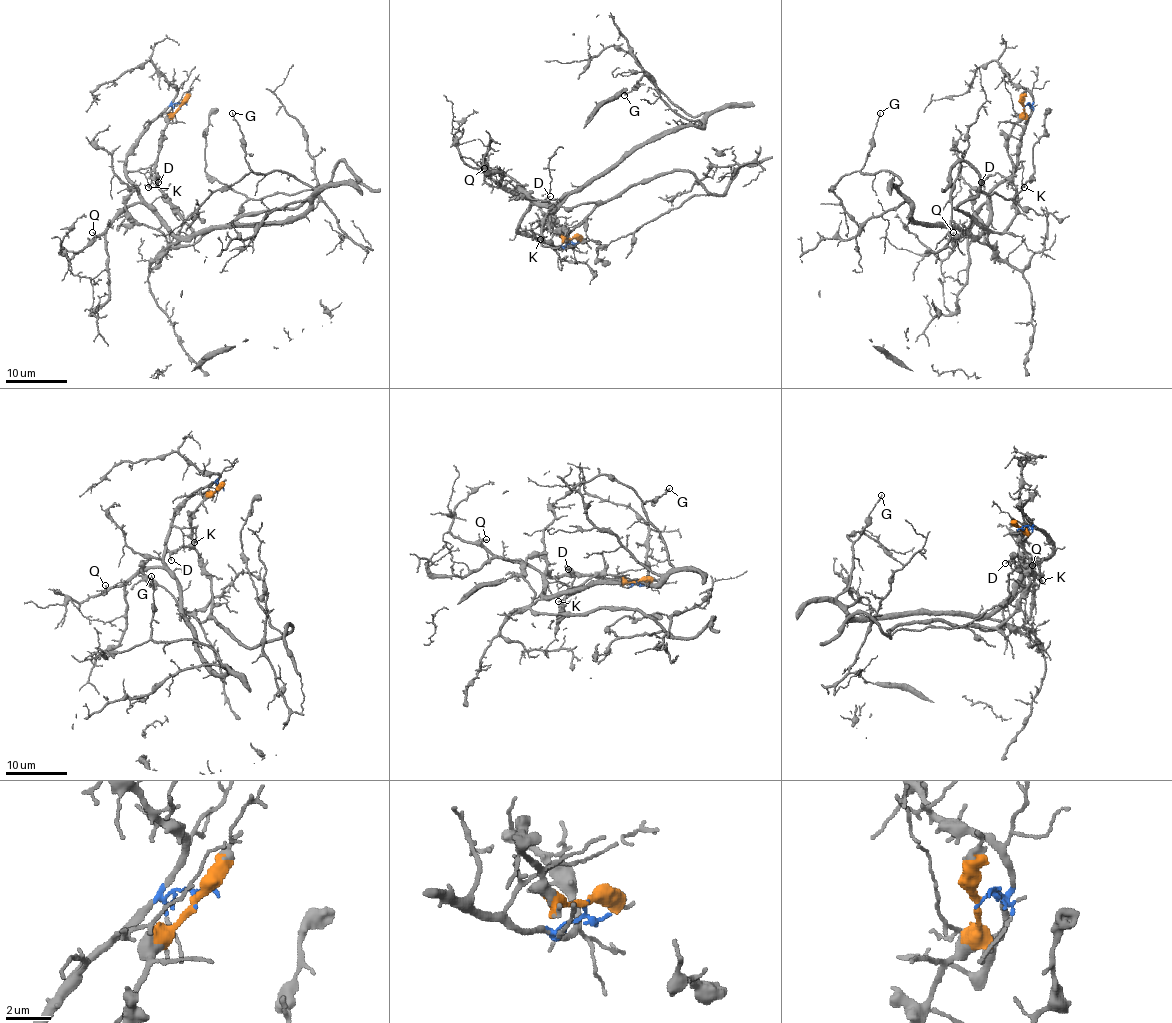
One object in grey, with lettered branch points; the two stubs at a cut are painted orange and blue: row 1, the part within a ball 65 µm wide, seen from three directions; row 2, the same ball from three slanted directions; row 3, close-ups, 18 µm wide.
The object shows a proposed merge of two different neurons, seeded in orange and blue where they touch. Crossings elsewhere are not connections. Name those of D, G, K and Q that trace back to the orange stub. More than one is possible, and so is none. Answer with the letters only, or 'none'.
D

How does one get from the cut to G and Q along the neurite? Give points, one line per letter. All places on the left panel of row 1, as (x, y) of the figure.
G: (180, 106), (126, 168), (177, 236), (309, 205), (289, 174), (254, 171), (232, 112)
Q: (180, 106), (171, 105), (157, 117), (128, 157), (128, 180), (140, 200), (129, 205), (94, 240), (92, 233)

